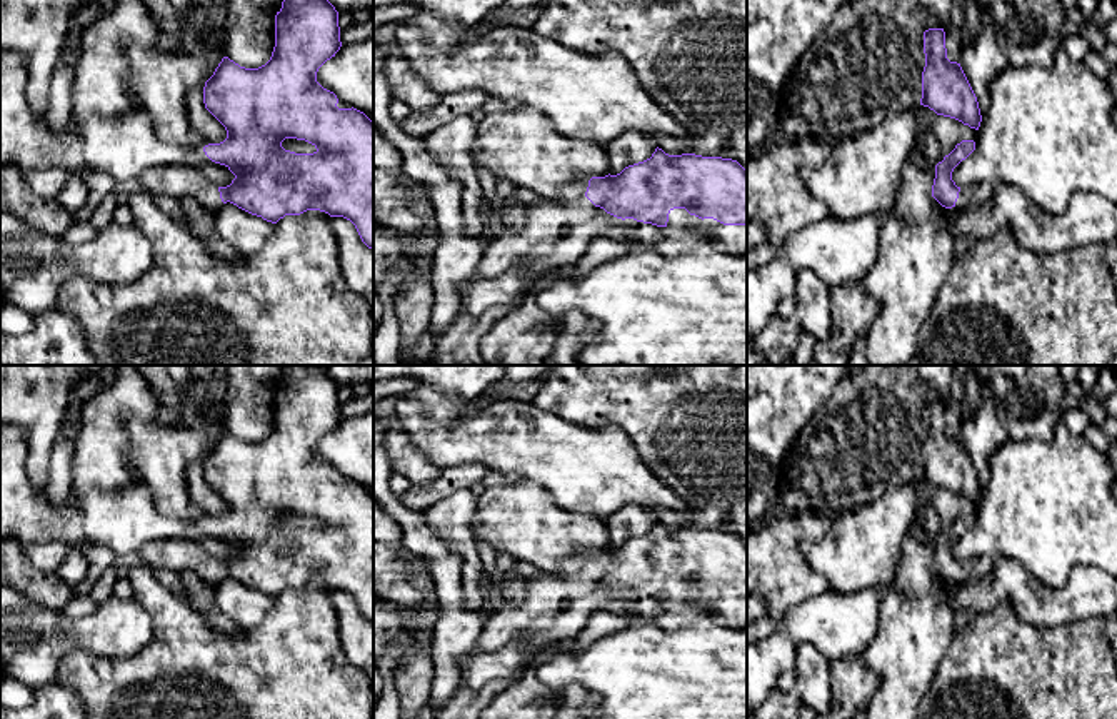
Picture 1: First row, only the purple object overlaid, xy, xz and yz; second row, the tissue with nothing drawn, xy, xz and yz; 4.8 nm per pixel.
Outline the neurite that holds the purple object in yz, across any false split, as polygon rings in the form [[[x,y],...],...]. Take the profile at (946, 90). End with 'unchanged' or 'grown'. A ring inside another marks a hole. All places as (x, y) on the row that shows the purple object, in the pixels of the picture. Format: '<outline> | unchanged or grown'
[[[944,28],[924,32],[924,53],[920,105],[979,130],[982,115],[977,97],[960,63],[947,58]]] | unchanged

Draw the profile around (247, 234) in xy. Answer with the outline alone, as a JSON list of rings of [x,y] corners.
[[[230,202],[223,204],[213,215],[217,235],[243,257],[260,252],[268,244],[275,225]]]

